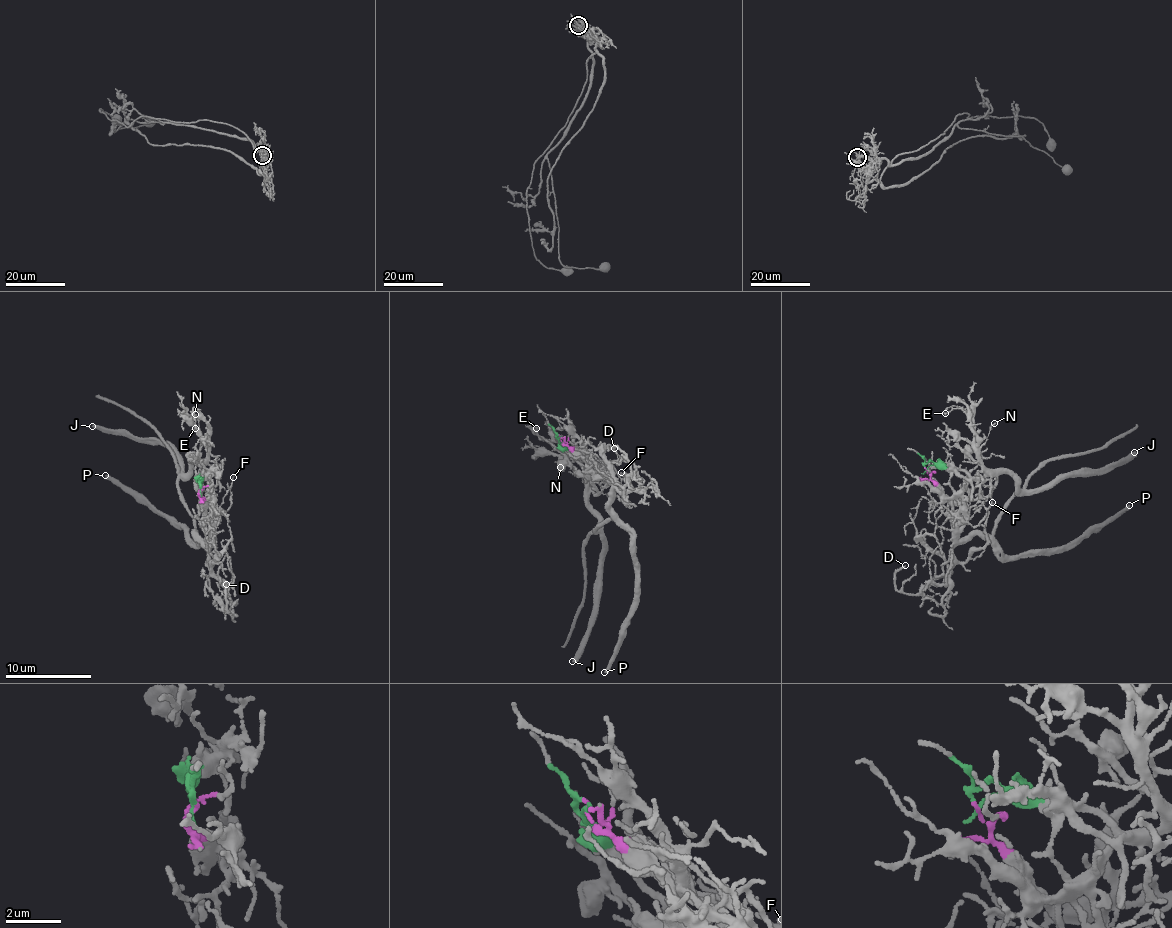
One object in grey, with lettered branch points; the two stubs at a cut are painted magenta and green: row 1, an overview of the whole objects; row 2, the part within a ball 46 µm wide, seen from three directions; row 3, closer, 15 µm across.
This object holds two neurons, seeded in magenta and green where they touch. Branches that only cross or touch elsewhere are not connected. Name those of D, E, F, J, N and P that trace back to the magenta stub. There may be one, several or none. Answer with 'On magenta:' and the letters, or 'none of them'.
On magenta: D, F, P

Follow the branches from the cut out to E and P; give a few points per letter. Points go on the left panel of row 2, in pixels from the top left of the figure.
E: (201, 490), (197, 479), (202, 472), (206, 474), (208, 425), (194, 416), (195, 428)
P: (201, 490), (200, 500), (210, 512), (211, 539), (192, 534), (193, 541), (166, 514), (106, 474)

